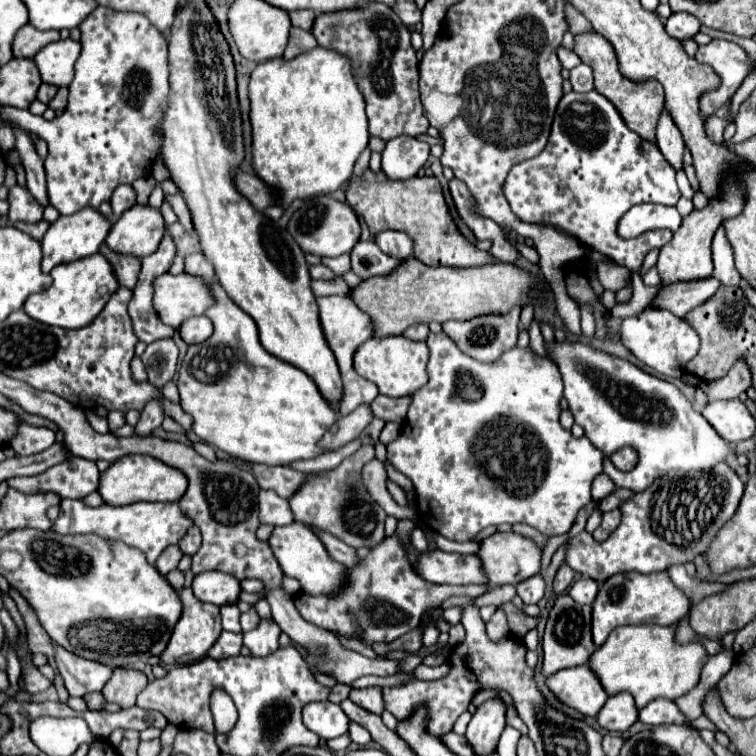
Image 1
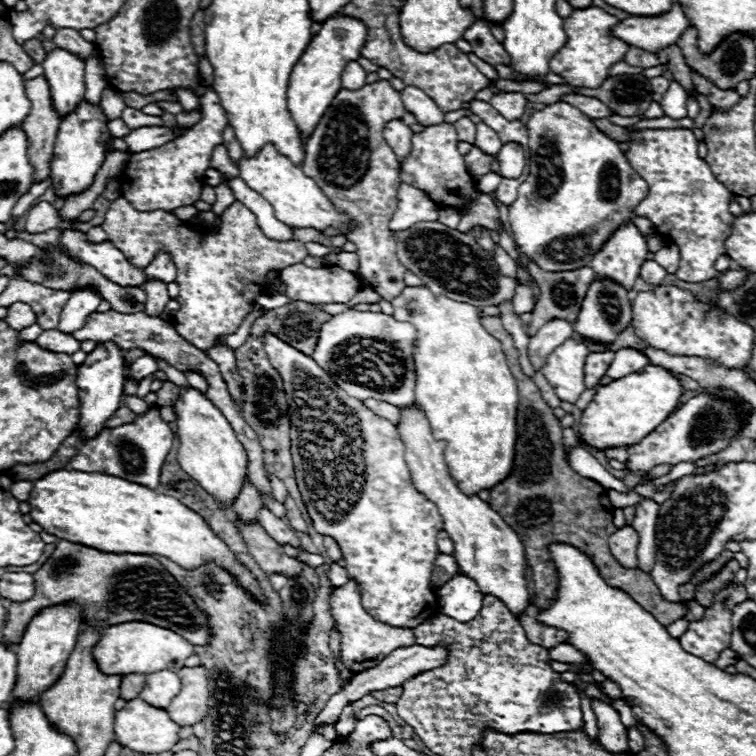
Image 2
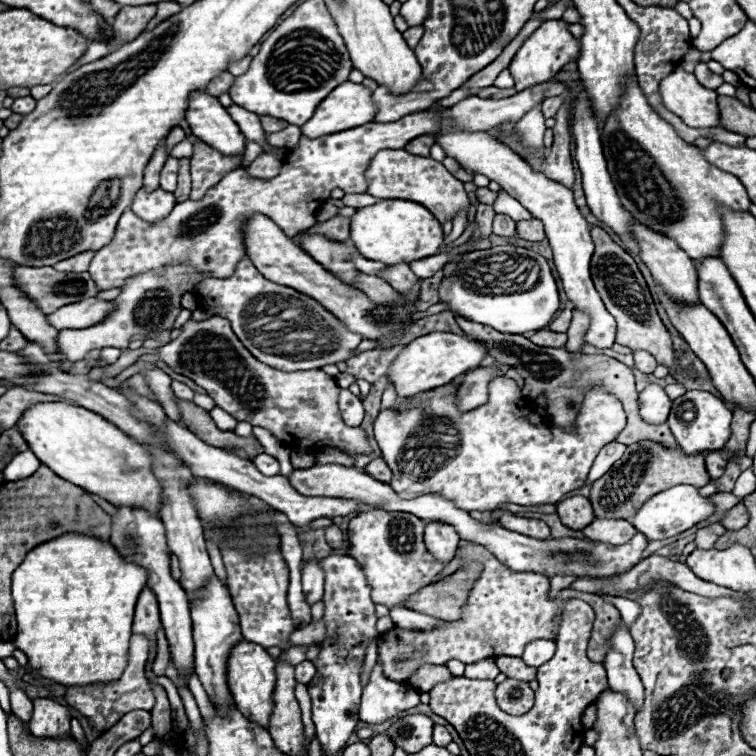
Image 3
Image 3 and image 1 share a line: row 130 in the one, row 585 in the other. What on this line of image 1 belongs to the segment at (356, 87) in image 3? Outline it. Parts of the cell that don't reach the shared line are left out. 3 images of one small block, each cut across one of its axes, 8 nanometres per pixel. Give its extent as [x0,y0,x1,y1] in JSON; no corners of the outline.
[268,522,348,596]

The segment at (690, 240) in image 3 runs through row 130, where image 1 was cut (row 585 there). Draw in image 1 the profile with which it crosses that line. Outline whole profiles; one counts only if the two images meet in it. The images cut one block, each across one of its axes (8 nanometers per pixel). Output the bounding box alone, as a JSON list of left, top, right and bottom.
[592,572,692,646]

